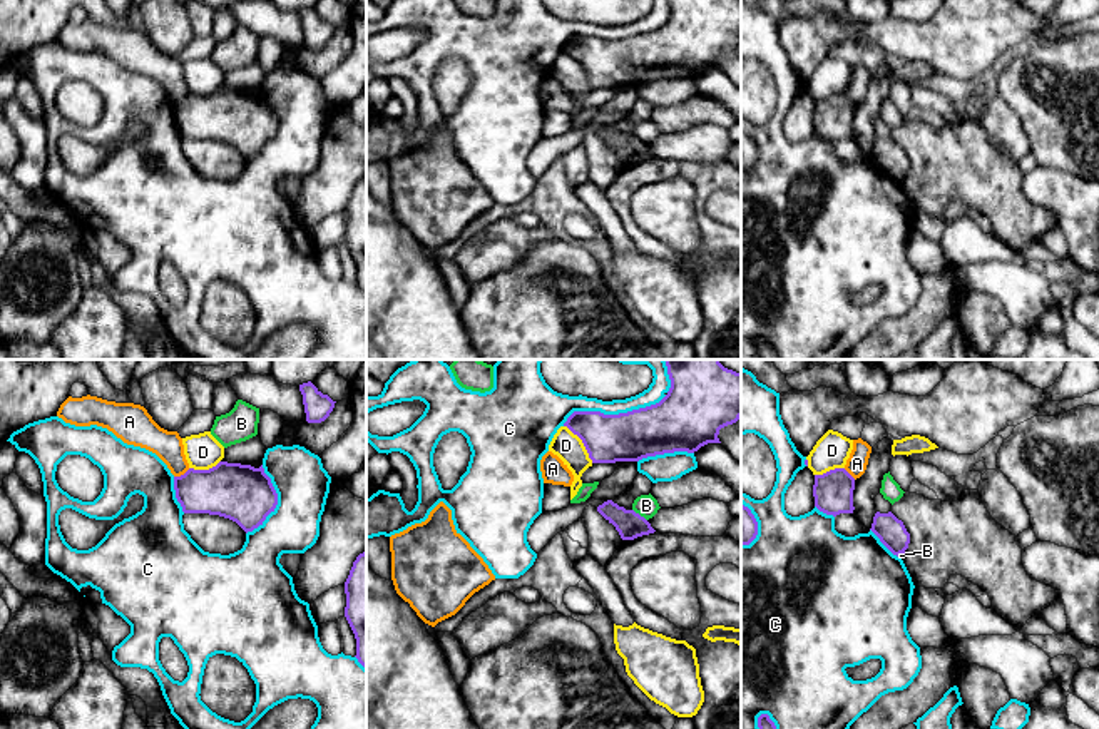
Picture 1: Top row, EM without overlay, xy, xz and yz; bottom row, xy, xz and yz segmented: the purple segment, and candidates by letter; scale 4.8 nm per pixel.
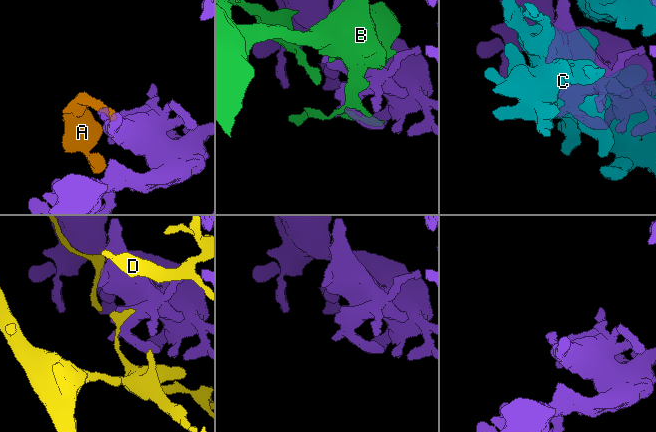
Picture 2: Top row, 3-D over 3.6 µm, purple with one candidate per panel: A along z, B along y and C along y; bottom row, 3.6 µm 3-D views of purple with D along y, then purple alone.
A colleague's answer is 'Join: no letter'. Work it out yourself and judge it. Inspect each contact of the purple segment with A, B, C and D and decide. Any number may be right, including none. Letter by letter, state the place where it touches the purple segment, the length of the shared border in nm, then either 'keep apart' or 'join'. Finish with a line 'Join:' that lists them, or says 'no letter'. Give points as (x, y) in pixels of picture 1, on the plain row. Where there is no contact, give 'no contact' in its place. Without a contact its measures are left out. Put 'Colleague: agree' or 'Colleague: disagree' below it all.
A: meets purple in xy at (181, 101); contact 90 nm long; keep apart
B: meets purple in xz at (638, 139); contact 90 nm long; keep apart
C: meets purple in xz at (613, 40); contact 500 nm long; keep apart
D: meets purple in xz at (582, 67); contact 240 nm long; keep apart
Join: no letter
Colleague: agree

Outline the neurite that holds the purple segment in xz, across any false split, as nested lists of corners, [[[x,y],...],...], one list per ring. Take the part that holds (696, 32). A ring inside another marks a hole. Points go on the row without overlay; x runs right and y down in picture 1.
[[[669,0],[671,13],[656,30],[619,40],[574,37],[564,52],[577,60],[592,89],[639,87],[721,69],[719,55],[741,43],[741,0]]]

